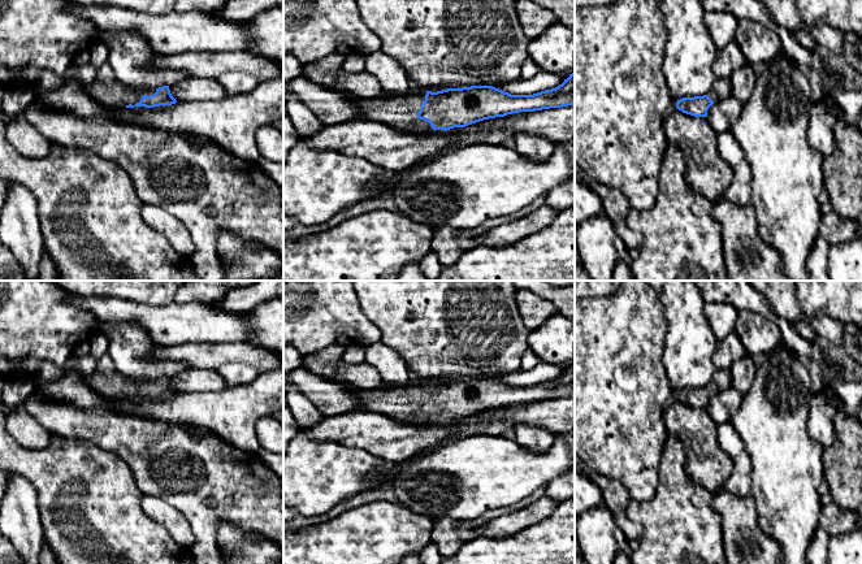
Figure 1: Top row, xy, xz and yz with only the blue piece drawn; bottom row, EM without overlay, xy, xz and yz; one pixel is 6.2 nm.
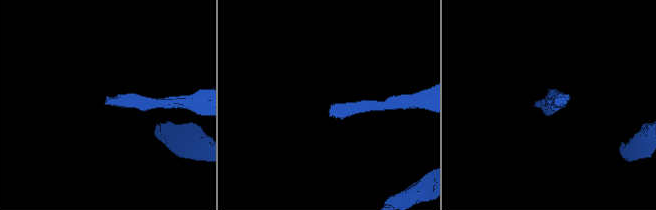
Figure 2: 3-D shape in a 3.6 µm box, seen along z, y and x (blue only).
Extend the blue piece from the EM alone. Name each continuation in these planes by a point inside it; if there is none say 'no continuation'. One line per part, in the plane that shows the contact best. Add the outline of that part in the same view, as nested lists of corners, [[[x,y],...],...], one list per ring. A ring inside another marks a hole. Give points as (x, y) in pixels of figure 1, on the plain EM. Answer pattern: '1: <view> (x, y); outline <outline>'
1: xz (401, 402); outline [[[426,382],[377,386],[376,389],[358,389],[350,383],[341,383],[348,391],[354,391],[361,402],[363,411],[380,412],[411,424],[428,425],[443,424],[433,421],[430,415],[420,411],[417,404],[425,391]]]

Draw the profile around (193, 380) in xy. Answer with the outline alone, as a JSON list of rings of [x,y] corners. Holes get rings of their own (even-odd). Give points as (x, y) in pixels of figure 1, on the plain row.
[[[191,368],[169,377],[169,381],[177,392],[216,392],[228,387],[218,369]]]

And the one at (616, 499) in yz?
[[[575,452],[575,473],[589,477],[603,494],[603,506],[614,515],[615,521],[623,530],[628,542],[642,538],[642,526],[633,522],[627,516],[627,508],[629,506],[629,494],[624,485],[603,477],[598,472],[590,469],[584,460]]]

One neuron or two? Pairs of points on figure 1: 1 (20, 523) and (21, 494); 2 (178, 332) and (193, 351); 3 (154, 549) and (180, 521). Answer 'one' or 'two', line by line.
1: one
2: two
3: two

